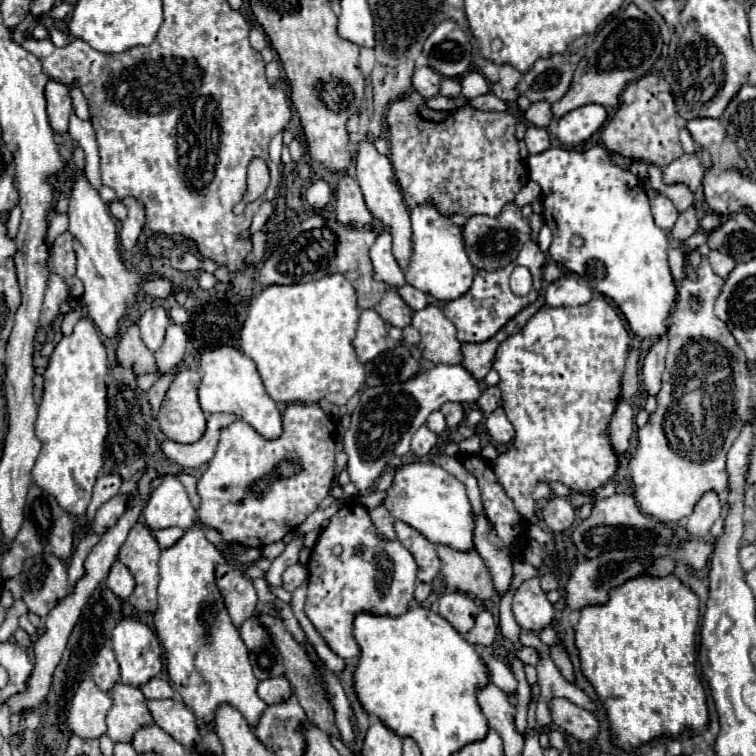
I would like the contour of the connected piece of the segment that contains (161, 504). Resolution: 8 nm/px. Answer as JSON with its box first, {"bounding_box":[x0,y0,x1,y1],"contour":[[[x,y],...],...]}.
{"bounding_box":[142,476,222,544],"contour":[[[166,476],[164,482],[152,492],[146,508],[142,510],[144,520],[150,530],[162,530],[170,526],[180,526],[180,528],[192,528],[192,524],[200,524],[202,530],[206,532],[206,538],[212,544],[222,544],[222,536],[200,522],[196,510],[192,508],[188,494],[180,480],[176,476]]]}

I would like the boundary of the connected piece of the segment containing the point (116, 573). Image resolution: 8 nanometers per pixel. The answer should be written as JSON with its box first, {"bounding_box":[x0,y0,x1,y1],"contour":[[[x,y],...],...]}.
{"bounding_box":[106,560,136,598],"contour":[[[118,560],[112,564],[112,570],[110,570],[106,582],[108,582],[108,588],[120,598],[128,598],[134,592],[134,586],[136,586],[132,572]]]}

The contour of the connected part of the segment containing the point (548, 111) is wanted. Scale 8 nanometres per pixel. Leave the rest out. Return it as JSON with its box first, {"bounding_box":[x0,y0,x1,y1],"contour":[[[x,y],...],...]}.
{"bounding_box":[524,102,554,128],"contour":[[[544,102],[532,104],[532,106],[524,112],[524,116],[526,116],[526,120],[528,120],[530,124],[540,126],[540,128],[548,128],[548,126],[552,124],[552,120],[554,120],[552,106],[550,106],[550,104],[544,104]]]}

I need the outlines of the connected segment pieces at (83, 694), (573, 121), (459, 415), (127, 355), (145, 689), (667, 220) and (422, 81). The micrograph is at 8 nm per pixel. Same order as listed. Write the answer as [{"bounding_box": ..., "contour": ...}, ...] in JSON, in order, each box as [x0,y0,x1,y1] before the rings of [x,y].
[{"bounding_box":[68,680,112,738],"contour":[[[84,680],[76,686],[70,702],[68,724],[80,738],[100,738],[106,732],[106,714],[112,708],[112,698],[102,692],[94,680]]]},{"bounding_box":[556,104,608,146],"contour":[[[586,104],[558,120],[556,138],[566,146],[578,146],[586,142],[598,128],[604,126],[608,112],[600,104]]]},{"bounding_box":[442,402,464,430],"contour":[[[448,402],[448,404],[444,404],[442,414],[446,416],[446,424],[448,424],[450,430],[456,430],[460,426],[460,422],[464,420],[464,408],[462,408],[462,404]]]},{"bounding_box":[118,326,158,376],"contour":[[[130,326],[122,334],[120,346],[118,346],[118,362],[124,368],[132,368],[136,376],[158,370],[154,354],[144,346],[144,342],[140,338],[138,326]]]},{"bounding_box":[140,678,174,700],"contour":[[[152,678],[148,684],[140,686],[140,690],[150,700],[154,700],[154,698],[174,698],[174,690],[172,690],[170,682],[164,680],[164,678]]]},{"bounding_box":[650,194,678,230],"contour":[[[650,194],[650,204],[652,204],[652,216],[656,224],[662,230],[670,230],[678,220],[678,210],[672,204],[672,200],[662,194]]]},{"bounding_box":[412,66,440,100],"contour":[[[430,66],[416,68],[414,74],[412,74],[412,88],[424,100],[430,100],[430,98],[438,96],[438,90],[440,90],[440,74],[434,72]]]}]

